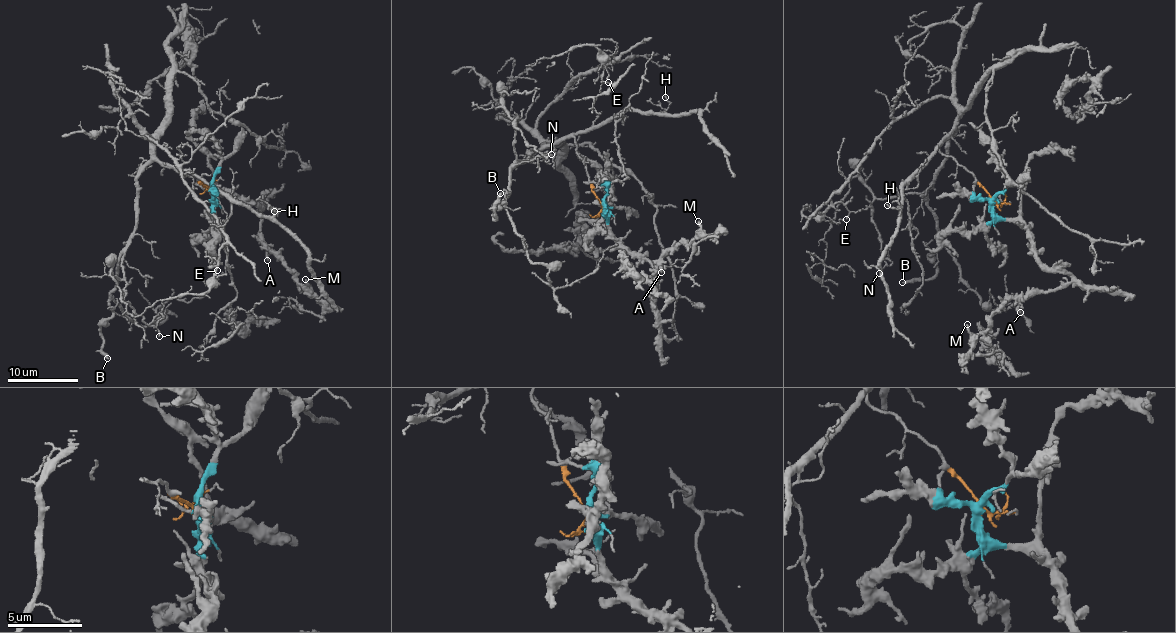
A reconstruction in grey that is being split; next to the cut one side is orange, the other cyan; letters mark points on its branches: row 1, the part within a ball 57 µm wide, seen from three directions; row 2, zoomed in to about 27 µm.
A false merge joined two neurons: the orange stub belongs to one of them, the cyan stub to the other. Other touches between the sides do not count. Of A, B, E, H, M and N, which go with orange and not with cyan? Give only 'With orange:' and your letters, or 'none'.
With orange: B, E, H, N

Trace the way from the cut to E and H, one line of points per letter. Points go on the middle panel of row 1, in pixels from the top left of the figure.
E: (603, 204), (573, 137), (546, 145), (537, 131), (567, 82), (610, 55), (601, 77), (609, 82)
H: (603, 204), (576, 150), (576, 133), (629, 110), (663, 114), (670, 103), (664, 96)

